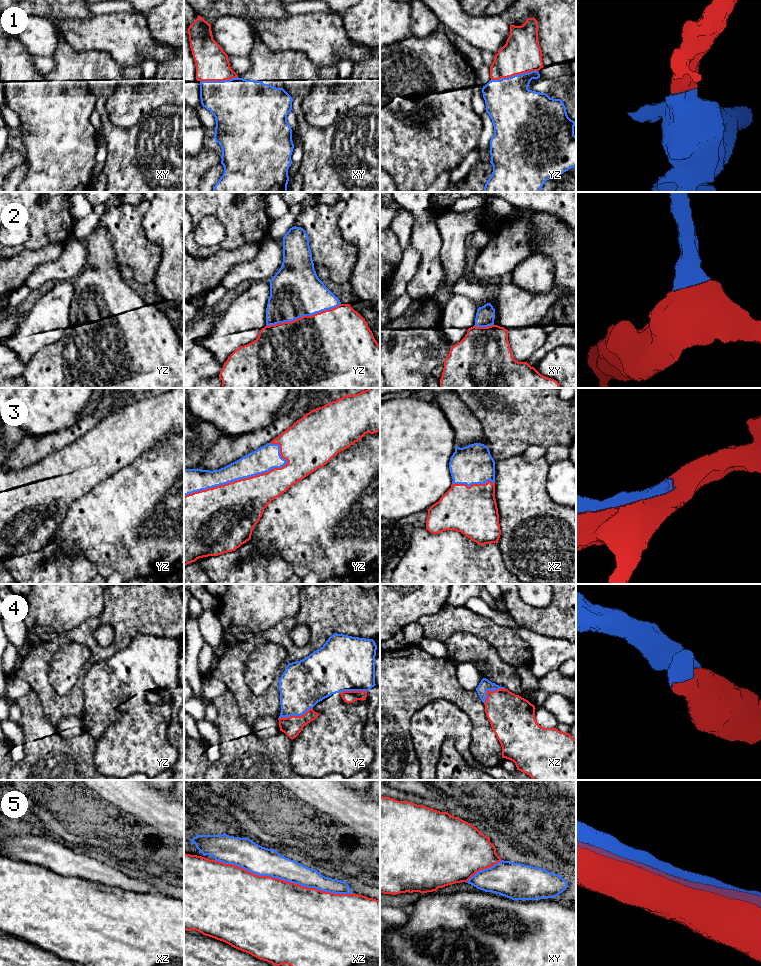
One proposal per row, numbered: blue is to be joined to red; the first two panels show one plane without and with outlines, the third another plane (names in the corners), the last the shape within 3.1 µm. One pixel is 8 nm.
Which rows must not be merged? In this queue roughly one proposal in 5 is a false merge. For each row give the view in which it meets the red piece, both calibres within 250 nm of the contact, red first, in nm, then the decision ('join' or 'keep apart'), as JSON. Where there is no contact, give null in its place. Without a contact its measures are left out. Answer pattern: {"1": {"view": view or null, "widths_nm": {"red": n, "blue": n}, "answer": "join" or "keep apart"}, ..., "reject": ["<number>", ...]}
{"1": {"view": "yz", "widths_nm": {"red": 300, "blue": 380}, "answer": "join"}, "2": {"view": "yz", "widths_nm": {"red": 500, "blue": 420}, "answer": "join"}, "3": {"view": "yz", "widths_nm": {"red": 440, "blue": 190}, "answer": "join"}, "4": {"view": "yz", "widths_nm": {"red": 160, "blue": 360}, "answer": "join"}, "5": {"view": "xz", "widths_nm": {"red": 500, "blue": 220}, "answer": "keep apart"}, "reject": ["5"]}

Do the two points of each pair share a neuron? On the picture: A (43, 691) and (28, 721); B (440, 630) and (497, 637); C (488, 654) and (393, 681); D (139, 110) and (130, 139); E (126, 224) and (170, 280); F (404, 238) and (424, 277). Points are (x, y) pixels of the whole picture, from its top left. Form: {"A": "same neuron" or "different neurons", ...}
{"A": "different neurons", "B": "same neuron", "C": "different neurons", "D": "different neurons", "E": "different neurons", "F": "different neurons"}

